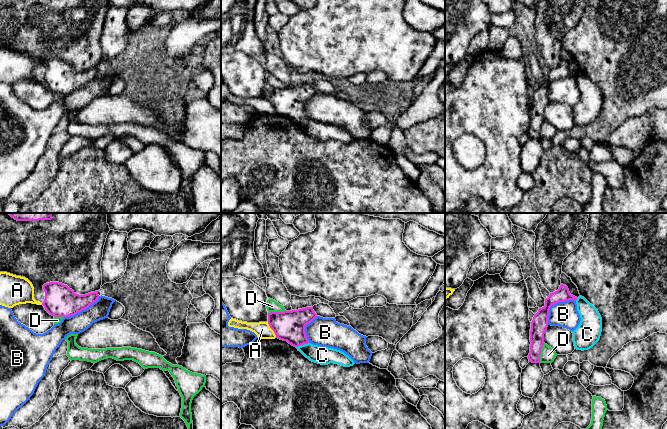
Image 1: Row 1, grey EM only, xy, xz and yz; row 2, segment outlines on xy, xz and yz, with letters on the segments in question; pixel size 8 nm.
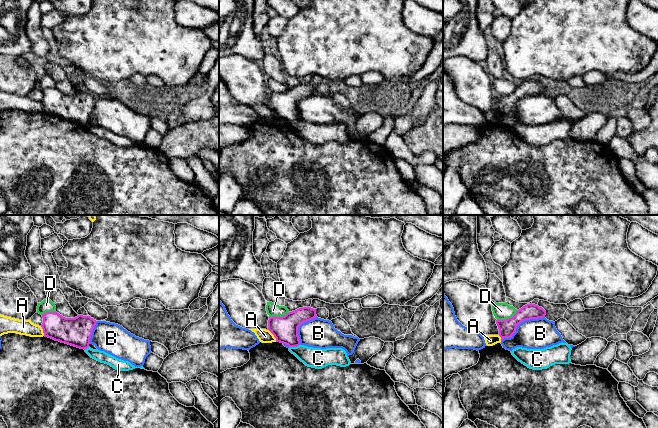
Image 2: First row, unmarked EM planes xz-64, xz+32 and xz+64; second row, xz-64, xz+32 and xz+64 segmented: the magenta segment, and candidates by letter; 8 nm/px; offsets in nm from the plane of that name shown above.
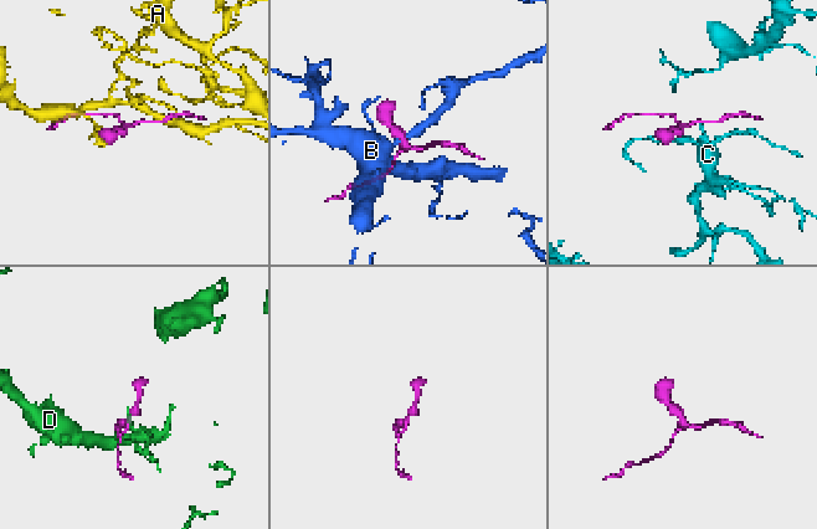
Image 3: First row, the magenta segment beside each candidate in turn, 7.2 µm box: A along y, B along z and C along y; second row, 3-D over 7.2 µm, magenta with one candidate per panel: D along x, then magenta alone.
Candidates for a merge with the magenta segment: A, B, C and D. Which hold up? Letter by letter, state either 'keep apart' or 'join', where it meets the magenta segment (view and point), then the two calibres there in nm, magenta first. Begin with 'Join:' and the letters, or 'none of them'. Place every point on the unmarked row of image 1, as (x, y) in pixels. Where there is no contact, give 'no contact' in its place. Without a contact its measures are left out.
Join: C
A: keep apart; contact xz (272, 105); calibres 240 and 130 nm
B: keep apart; contact yz (554, 79); calibres 140 and 200 nm
C: join; contact xz (302, 120); calibres 240 and 140 nm
D: keep apart; contact yz (540, 128); calibres 140 and 120 nm

